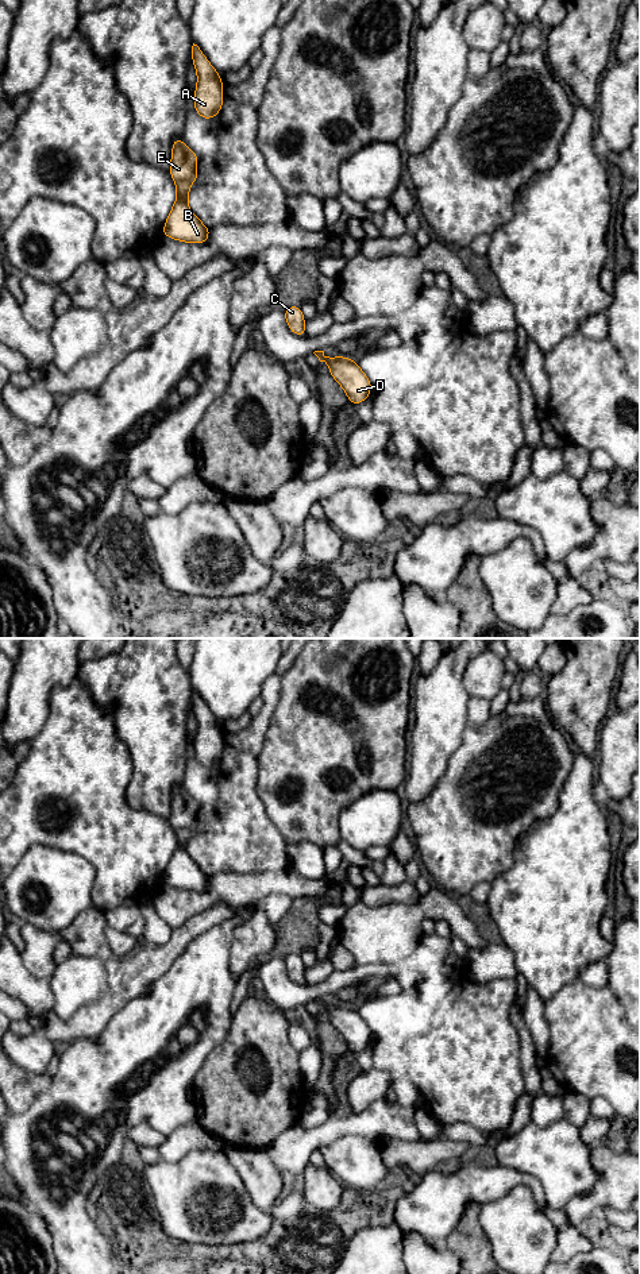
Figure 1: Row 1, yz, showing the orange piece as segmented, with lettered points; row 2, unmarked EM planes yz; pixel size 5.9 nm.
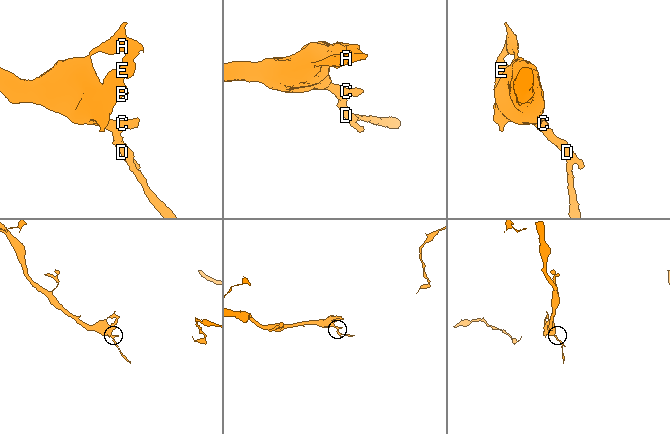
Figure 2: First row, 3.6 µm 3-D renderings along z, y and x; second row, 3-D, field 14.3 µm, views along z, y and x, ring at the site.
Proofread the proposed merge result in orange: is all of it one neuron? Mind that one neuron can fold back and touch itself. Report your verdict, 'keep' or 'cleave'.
keep

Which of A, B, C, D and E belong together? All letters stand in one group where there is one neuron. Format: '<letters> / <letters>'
A B C D E

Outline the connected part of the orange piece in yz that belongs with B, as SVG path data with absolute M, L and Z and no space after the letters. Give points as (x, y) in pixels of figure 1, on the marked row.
M176 138L171 147L169 173L176 181L177 198L166 219L162 235L184 243L205 243L209 239L209 227L190 211L188 196L190 185L197 181L198 157Z

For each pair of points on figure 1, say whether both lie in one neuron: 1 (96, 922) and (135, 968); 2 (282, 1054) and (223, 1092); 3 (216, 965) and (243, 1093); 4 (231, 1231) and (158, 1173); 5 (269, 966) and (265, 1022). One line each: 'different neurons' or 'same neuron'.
1: same neuron
2: same neuron
3: different neurons
4: same neuron
5: different neurons

